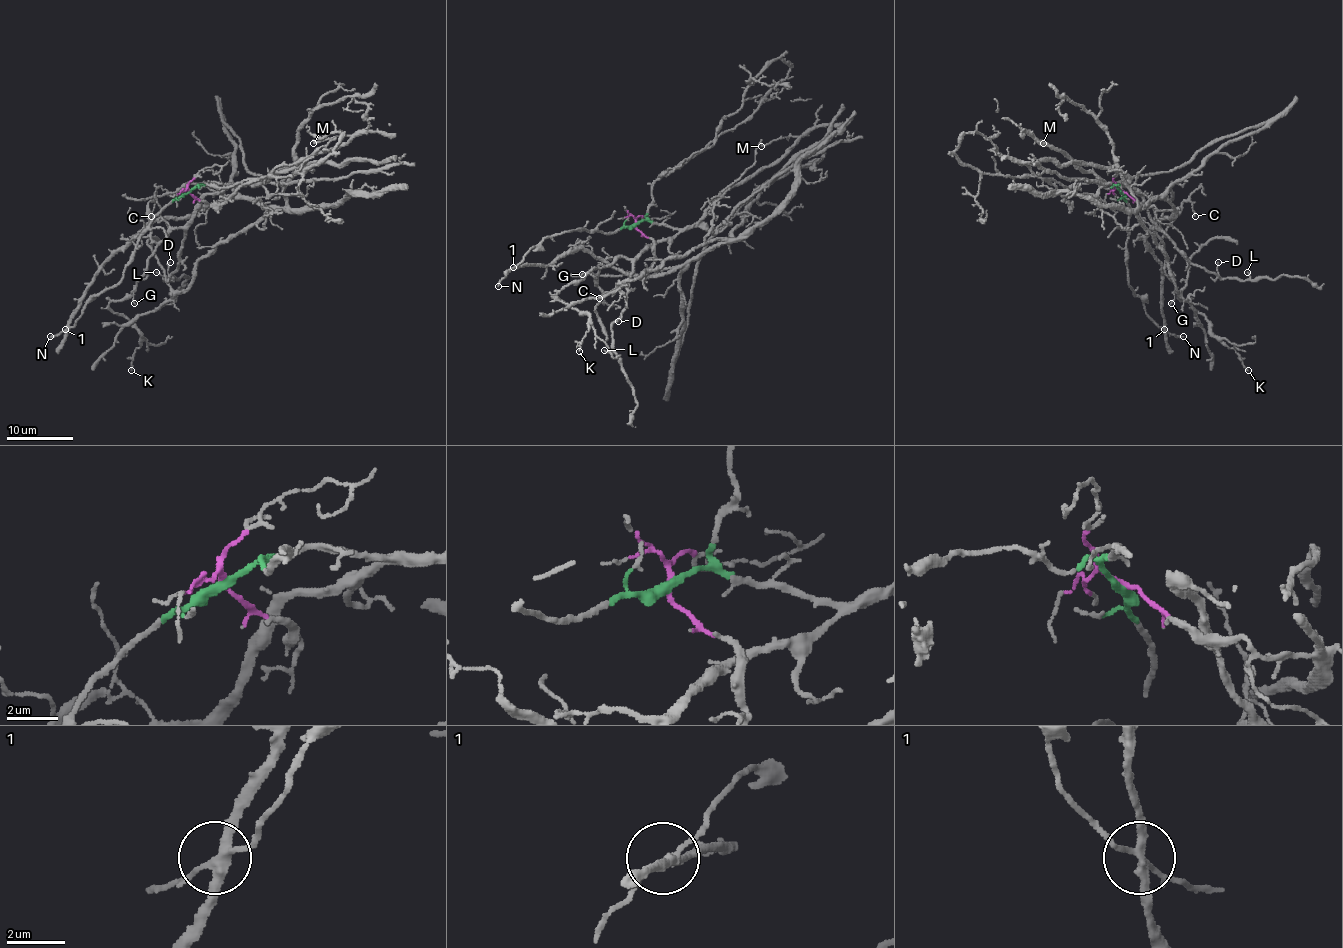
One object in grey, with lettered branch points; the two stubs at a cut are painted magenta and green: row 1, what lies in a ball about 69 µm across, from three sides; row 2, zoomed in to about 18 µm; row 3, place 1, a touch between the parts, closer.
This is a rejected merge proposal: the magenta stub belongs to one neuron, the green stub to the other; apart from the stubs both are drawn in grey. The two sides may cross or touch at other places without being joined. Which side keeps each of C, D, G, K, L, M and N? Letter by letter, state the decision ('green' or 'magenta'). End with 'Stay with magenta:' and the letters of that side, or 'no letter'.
C: green
D: green
G: green
K: green
L: green
M: green
N: green
Stay with magenta: no letter

